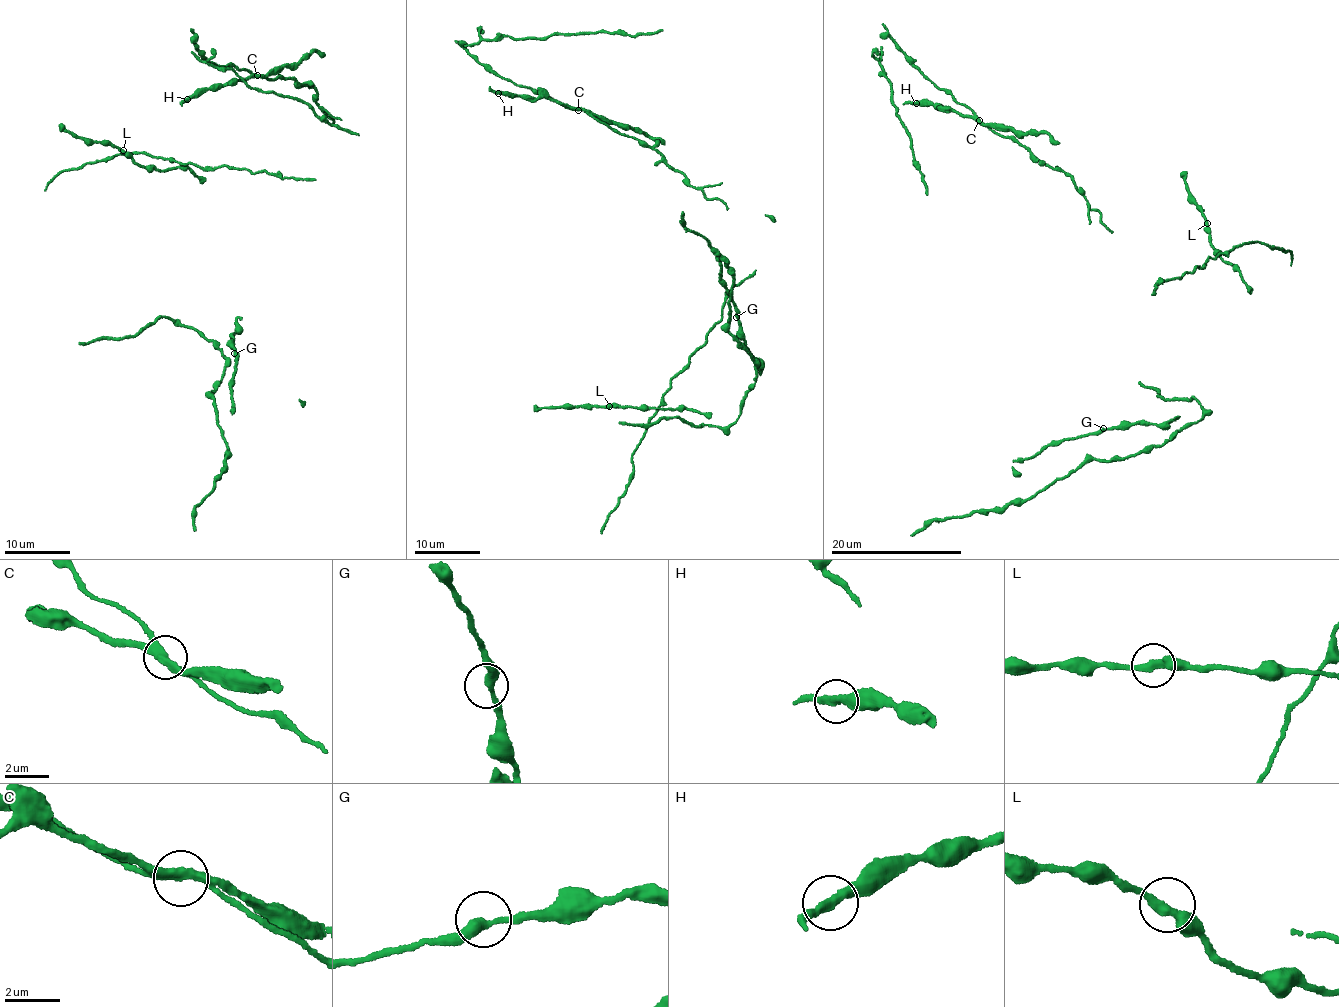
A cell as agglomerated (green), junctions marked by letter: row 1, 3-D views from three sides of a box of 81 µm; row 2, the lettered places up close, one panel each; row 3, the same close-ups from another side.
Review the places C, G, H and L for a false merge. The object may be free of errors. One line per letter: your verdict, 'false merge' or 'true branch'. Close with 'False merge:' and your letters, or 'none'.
C: false merge
G: true branch
H: true branch
L: true branch
False merge: C

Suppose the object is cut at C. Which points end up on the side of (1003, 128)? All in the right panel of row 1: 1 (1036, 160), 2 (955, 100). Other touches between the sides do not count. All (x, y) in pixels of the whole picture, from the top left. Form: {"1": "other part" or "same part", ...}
{"1": "other part", "2": "other part"}

